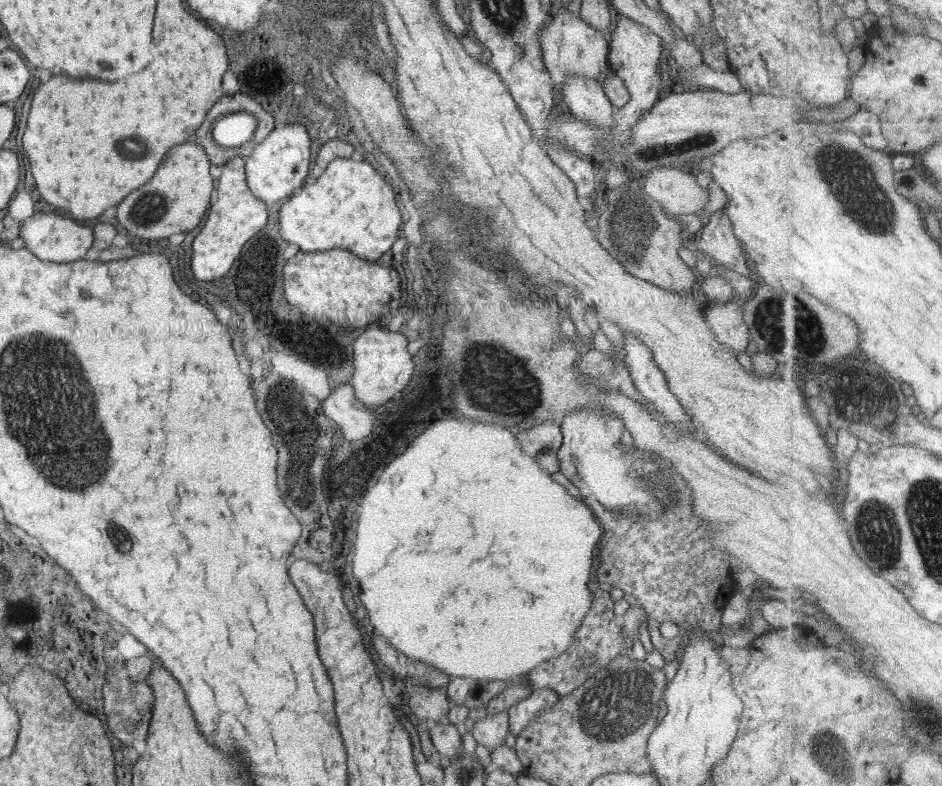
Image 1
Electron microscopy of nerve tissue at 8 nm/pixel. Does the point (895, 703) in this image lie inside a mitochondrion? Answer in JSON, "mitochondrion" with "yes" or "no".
{"mitochondrion":"no"}

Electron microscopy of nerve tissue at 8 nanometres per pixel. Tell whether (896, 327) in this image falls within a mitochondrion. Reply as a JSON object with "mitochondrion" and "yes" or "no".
{"mitochondrion":"no"}

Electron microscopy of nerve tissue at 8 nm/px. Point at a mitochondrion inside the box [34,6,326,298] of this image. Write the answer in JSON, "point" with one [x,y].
{"point":[150,208]}

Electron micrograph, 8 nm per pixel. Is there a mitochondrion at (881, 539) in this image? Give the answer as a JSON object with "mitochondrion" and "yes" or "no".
{"mitochondrion":"yes"}

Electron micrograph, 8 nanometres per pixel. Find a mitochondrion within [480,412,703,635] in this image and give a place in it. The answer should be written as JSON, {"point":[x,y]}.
{"point":[665,494]}

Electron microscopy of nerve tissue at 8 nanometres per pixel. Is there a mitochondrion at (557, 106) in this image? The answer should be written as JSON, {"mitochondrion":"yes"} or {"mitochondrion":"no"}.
{"mitochondrion":"no"}

